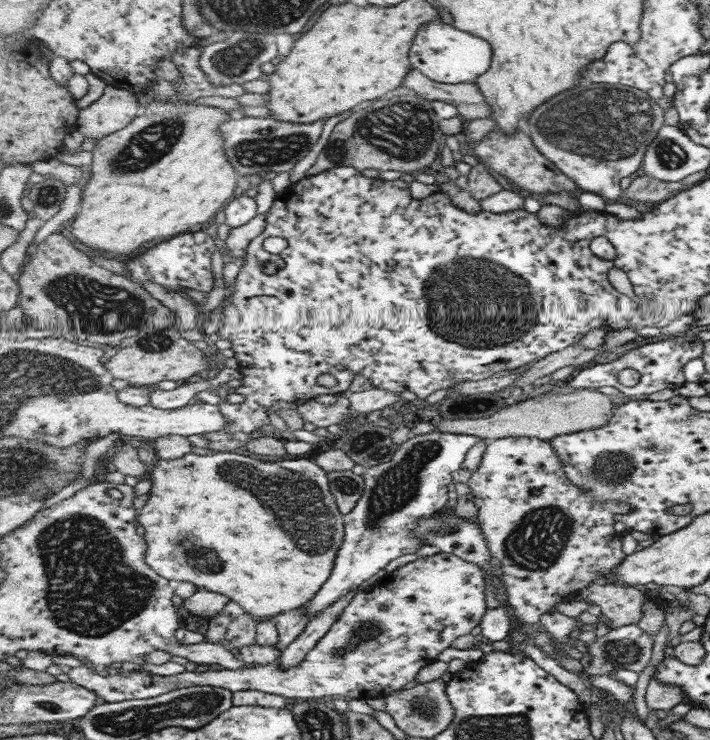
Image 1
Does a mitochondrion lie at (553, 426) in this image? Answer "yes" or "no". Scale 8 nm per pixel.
no

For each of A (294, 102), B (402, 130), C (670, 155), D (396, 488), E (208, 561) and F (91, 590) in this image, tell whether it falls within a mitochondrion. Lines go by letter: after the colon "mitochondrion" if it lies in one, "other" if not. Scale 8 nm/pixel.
A: other
B: mitochondrion
C: mitochondrion
D: mitochondrion
E: mitochondrion
F: mitochondrion

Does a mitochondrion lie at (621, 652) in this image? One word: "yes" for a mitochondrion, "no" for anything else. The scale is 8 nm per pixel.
yes

